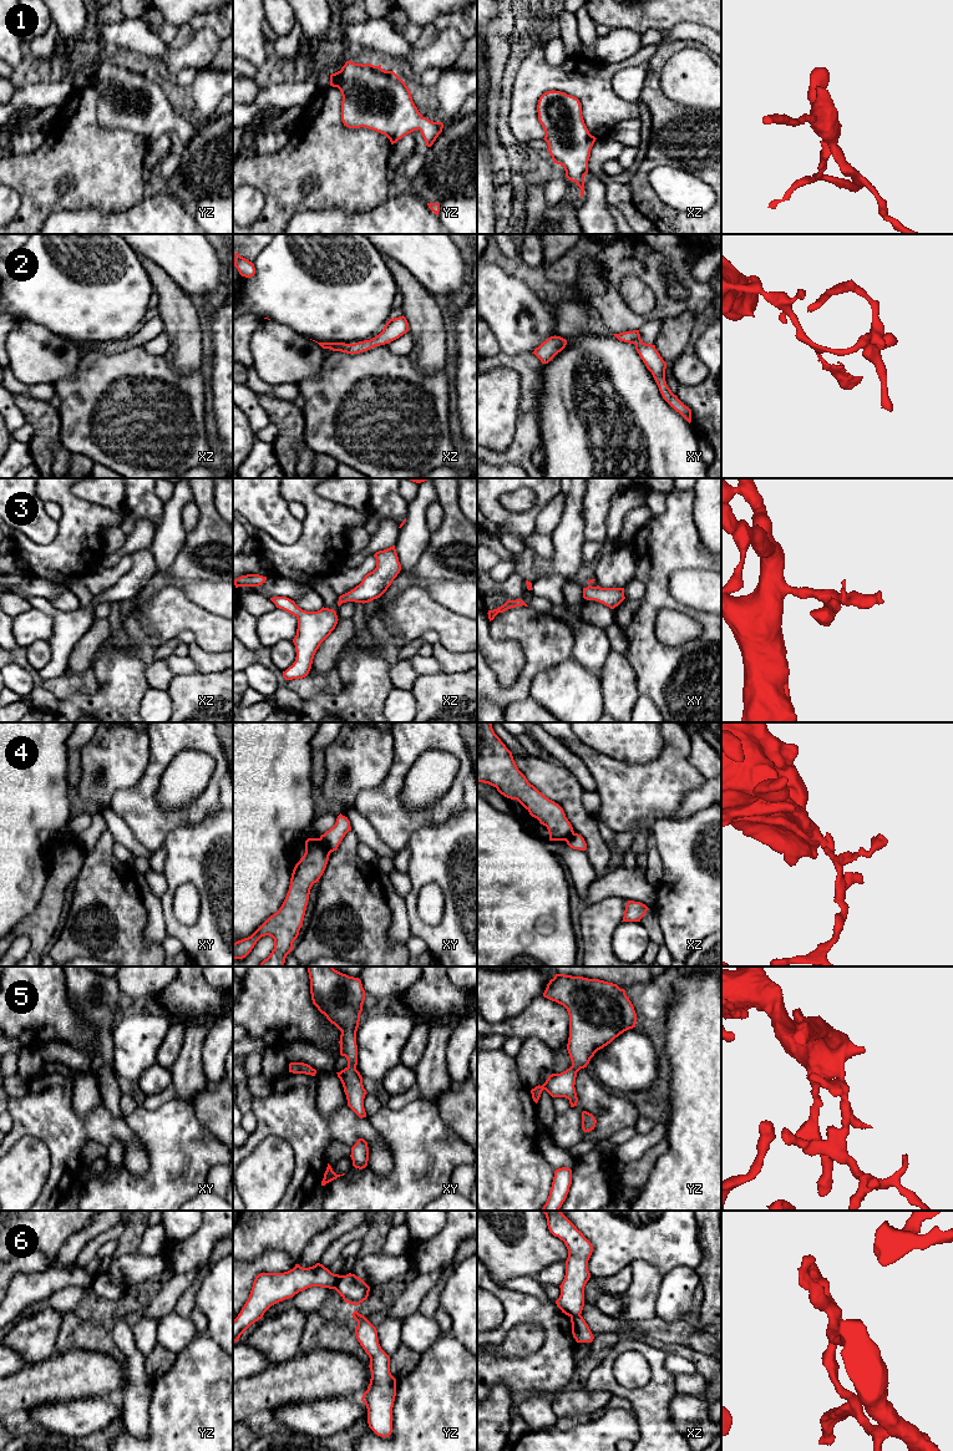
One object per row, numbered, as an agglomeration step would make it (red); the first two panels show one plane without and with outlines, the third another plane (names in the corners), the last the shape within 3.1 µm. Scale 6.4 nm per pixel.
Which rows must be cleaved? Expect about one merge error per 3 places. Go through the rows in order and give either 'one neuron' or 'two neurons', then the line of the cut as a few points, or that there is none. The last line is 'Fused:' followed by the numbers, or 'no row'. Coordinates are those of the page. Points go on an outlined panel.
1: one neuron; no cut
2: one neuron; no cut
3: one neuron; no cut
4: two neurons; cut in xy along (319, 838), (330, 852)
5: one neuron; no cut
6: two neurons; cut in yz along (340, 1276), (334, 1288)
Fused: 4, 6

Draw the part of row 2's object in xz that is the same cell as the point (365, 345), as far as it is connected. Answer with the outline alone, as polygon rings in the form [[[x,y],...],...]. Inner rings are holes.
[[[402,315],[402,316],[399,316],[399,318],[395,318],[395,319],[391,318],[386,323],[386,325],[384,326],[382,331],[370,340],[364,340],[364,341],[359,341],[359,343],[355,343],[355,344],[318,343],[315,340],[313,340],[313,341],[318,343],[323,349],[330,349],[333,351],[341,351],[341,352],[346,352],[346,354],[360,354],[360,352],[370,350],[371,347],[390,344],[391,341],[399,339],[400,336],[402,336],[407,331],[409,331],[409,323],[407,323],[406,318]]]

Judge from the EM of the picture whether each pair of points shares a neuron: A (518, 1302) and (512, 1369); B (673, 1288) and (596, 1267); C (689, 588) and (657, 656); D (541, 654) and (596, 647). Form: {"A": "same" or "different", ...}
{"A": "same", "B": "different", "C": "different", "D": "different"}

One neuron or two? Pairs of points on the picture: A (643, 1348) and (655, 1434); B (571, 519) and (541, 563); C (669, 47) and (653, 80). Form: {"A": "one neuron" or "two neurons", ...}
{"A": "one neuron", "B": "one neuron", "C": "one neuron"}

